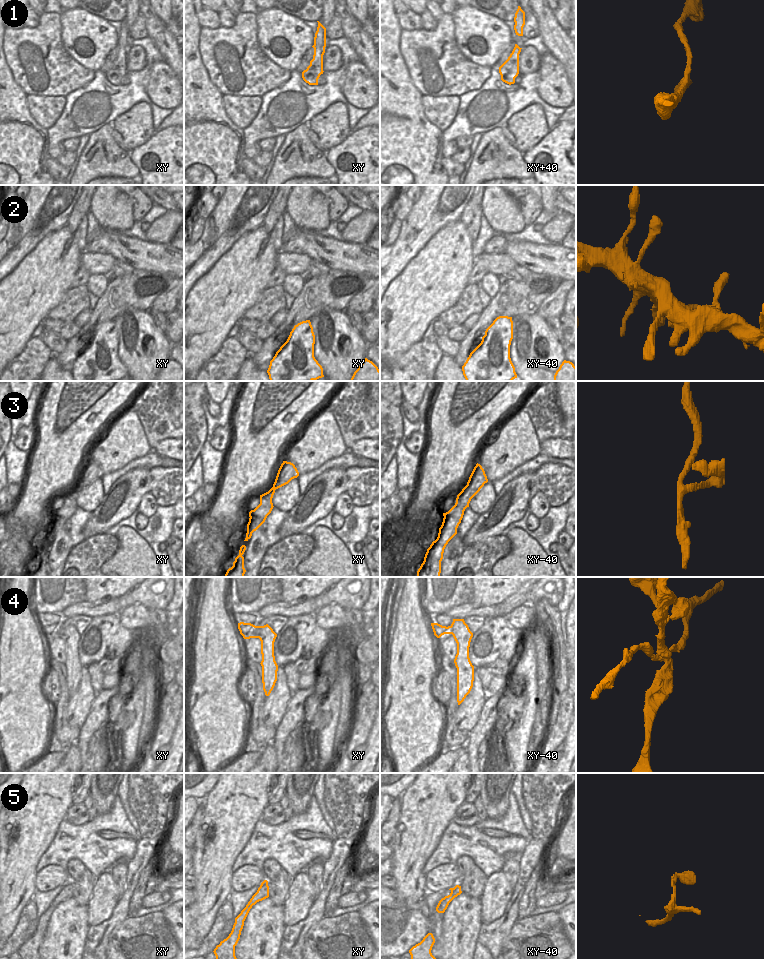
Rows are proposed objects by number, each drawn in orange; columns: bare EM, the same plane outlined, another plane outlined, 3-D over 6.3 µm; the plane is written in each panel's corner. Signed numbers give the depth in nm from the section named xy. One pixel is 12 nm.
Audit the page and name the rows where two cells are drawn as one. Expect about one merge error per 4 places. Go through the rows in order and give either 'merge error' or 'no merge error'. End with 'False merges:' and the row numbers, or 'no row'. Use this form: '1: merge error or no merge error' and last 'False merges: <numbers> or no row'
1: no merge error
2: no merge error
3: merge error
4: merge error
5: no merge error
False merges: 3, 4

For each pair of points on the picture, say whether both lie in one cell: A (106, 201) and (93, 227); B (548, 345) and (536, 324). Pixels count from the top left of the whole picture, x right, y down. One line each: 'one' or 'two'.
A: two
B: one

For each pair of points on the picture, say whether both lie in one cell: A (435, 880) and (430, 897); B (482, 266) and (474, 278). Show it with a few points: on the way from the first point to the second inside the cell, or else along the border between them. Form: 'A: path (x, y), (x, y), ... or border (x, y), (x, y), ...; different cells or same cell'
A: border (448, 889), (427, 892); different cells
B: path (479, 269), (477, 275); same cell

